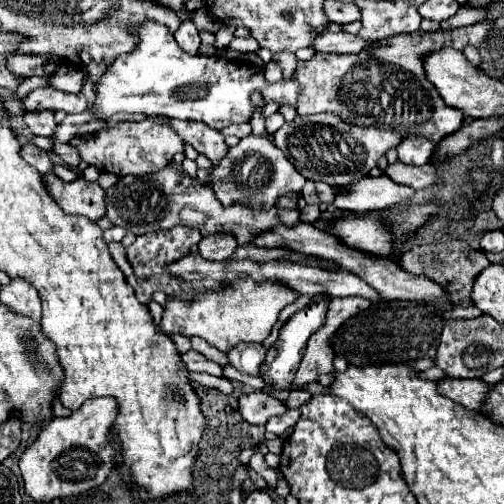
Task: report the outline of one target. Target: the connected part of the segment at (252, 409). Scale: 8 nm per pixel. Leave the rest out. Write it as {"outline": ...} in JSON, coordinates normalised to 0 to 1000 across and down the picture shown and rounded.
{"outline":[[[510,776],[510,780],[494,780],[494,784],[482,784],[474,792],[474,819],[482,823],[482,831],[490,839],[502,839],[502,843],[526,843],[538,827],[550,827],[550,823],[562,823],[573,808],[565,800],[558,800],[554,792],[546,788],[534,788],[530,780],[522,776]]]}

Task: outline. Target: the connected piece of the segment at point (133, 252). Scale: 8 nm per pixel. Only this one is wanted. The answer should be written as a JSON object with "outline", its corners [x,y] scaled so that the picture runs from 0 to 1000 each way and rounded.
{"outline":[[[351,446],[335,458],[312,458],[276,466],[264,486],[252,490],[256,522],[276,550],[300,550],[331,542],[331,526],[375,506],[379,486],[399,478],[391,454]]]}

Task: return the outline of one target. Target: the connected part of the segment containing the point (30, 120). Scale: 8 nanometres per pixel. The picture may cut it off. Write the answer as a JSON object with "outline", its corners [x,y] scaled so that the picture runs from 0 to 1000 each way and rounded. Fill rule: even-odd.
{"outline":[[[81,216],[81,220],[62,220],[62,224],[50,224],[50,244],[54,252],[62,256],[62,264],[69,268],[85,268],[85,272],[97,272],[109,264],[113,256],[113,244],[109,244],[109,220],[101,216]]]}

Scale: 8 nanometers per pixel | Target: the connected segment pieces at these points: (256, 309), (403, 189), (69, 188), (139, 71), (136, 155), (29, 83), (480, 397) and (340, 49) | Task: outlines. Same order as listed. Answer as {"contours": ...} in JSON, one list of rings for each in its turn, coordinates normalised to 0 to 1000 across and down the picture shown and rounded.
{"contours":[[[[466,554],[450,562],[446,577],[411,577],[403,585],[391,585],[383,601],[363,601],[359,593],[335,589],[315,657],[331,665],[355,661],[367,669],[391,665],[403,669],[415,685],[431,688],[435,696],[450,696],[466,688],[474,677],[518,681],[546,645],[558,613],[581,601],[589,589],[593,585],[585,577],[546,558],[506,562],[502,554]]],[[[768,347],[720,351],[692,367],[692,387],[665,391],[665,411],[732,423],[792,403],[812,403],[819,391],[823,391],[823,375],[776,359]]],[[[105,343],[85,347],[85,363],[129,423],[165,427],[181,438],[208,427],[208,379],[196,371],[196,363],[173,363],[165,351],[129,363]]],[[[284,46],[272,65],[276,85],[268,101],[236,109],[188,169],[188,220],[200,232],[248,220],[403,240],[423,256],[446,256],[462,244],[490,244],[502,232],[510,216],[498,200],[502,181],[514,181],[526,204],[546,200],[554,212],[589,212],[593,165],[585,161],[585,149],[534,165],[522,149],[522,133],[514,129],[446,121],[442,113],[375,113],[363,97],[355,97],[335,58],[312,46]]],[[[288,236],[288,240],[244,240],[220,256],[200,256],[188,260],[188,268],[181,268],[181,276],[161,276],[161,272],[145,272],[137,280],[141,292],[149,292],[157,300],[157,312],[177,323],[188,327],[200,339],[212,343],[228,343],[232,351],[248,351],[248,347],[284,347],[284,343],[308,343],[315,335],[323,335],[347,304],[363,300],[363,280],[355,276],[355,268],[323,244]]],[[[89,151],[54,153],[34,181],[30,181],[30,192],[44,198],[60,181],[81,173],[101,173]]],[[[883,748],[883,752],[867,756],[867,772],[871,772],[875,784],[899,792],[903,800],[919,804],[923,812],[954,815],[954,800],[966,792],[966,776],[974,768],[954,752],[927,756],[927,752]]],[[[641,65],[625,77],[621,97],[637,105],[712,105],[712,97],[724,97],[728,89],[740,89],[744,81],[720,81],[708,69],[696,65]]]]}

